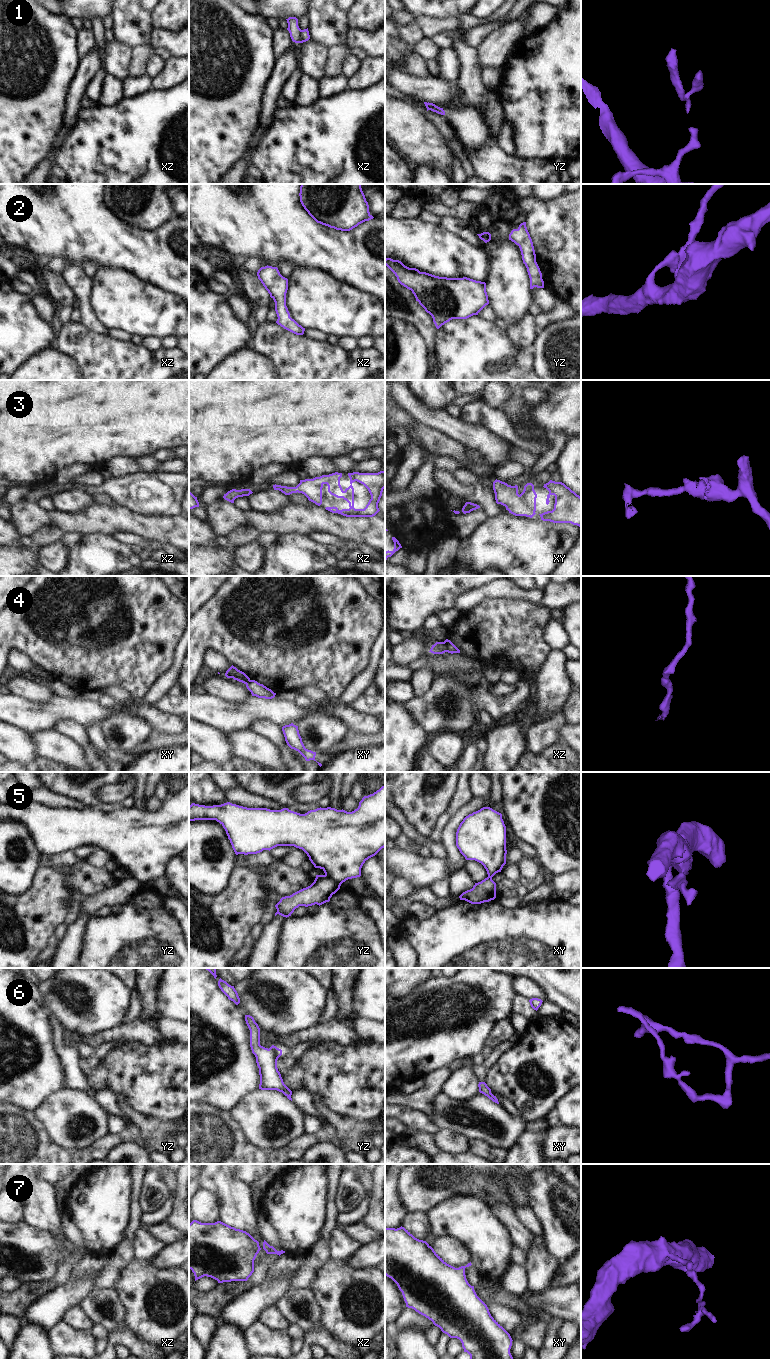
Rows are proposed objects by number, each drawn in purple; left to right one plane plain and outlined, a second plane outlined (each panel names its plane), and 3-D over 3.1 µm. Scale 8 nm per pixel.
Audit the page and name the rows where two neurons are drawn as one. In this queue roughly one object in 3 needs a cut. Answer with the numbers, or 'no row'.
1, 4, 5

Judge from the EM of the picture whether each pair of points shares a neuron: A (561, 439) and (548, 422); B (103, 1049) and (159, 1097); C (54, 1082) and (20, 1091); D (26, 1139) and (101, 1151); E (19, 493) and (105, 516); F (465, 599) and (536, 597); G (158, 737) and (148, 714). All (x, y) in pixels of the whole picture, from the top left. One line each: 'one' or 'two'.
A: two
B: two
C: one
D: one
E: two
F: one
G: two

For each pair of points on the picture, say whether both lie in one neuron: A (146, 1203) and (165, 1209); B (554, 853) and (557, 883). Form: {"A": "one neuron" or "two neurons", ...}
{"A": "two neurons", "B": "two neurons"}

